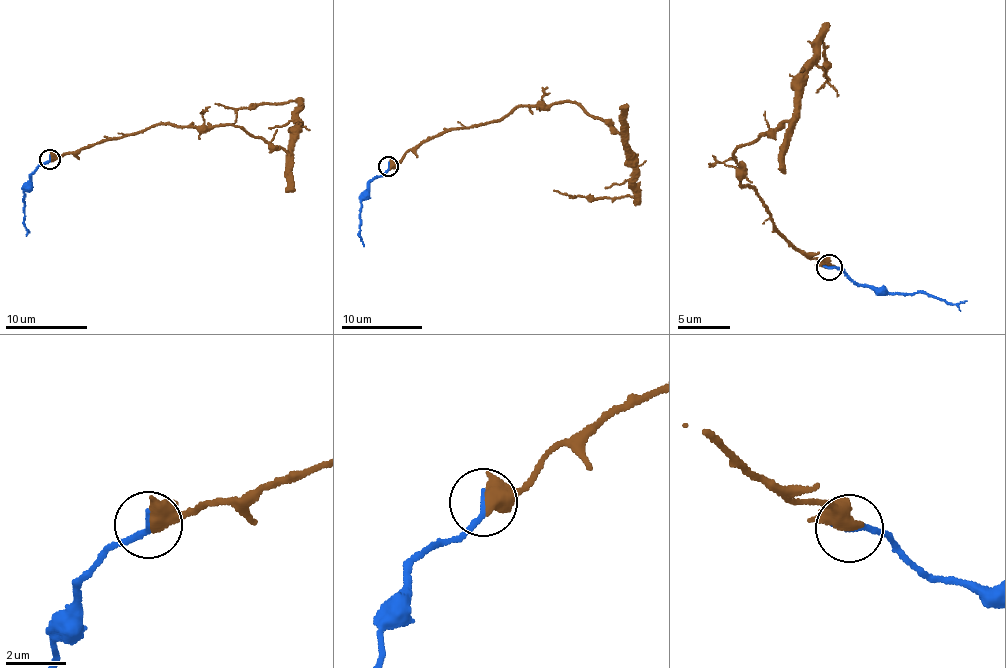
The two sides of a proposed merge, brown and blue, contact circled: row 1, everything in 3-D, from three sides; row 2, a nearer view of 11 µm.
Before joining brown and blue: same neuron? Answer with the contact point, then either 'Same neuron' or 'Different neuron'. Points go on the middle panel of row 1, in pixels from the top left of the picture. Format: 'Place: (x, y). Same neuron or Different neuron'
Place: (388, 166). Same neuron

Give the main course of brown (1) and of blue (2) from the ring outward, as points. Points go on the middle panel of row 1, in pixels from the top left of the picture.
1: (390, 165), (448, 130), (501, 119), (516, 107), (573, 102), (625, 137), (636, 195), (571, 197), (553, 189)
2: (388, 165), (378, 178), (370, 182), (367, 196), (361, 200), (359, 235), (363, 246)

